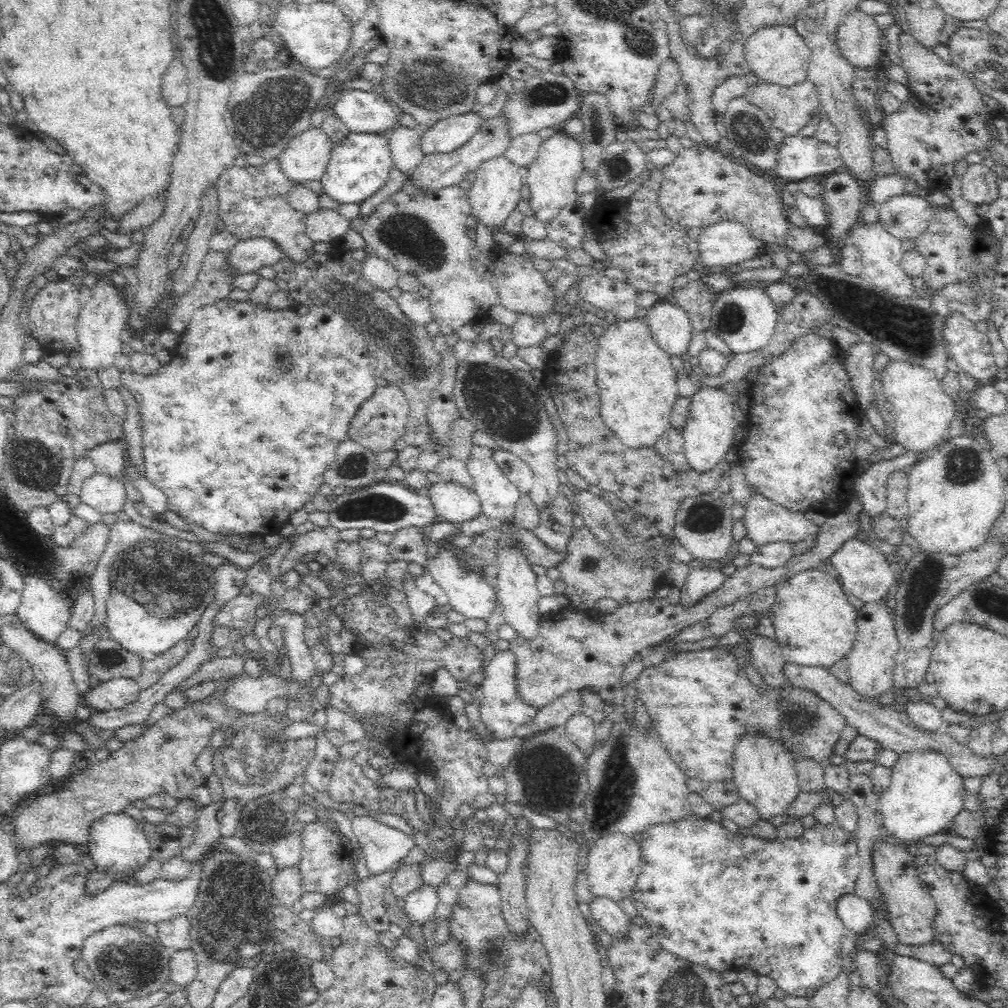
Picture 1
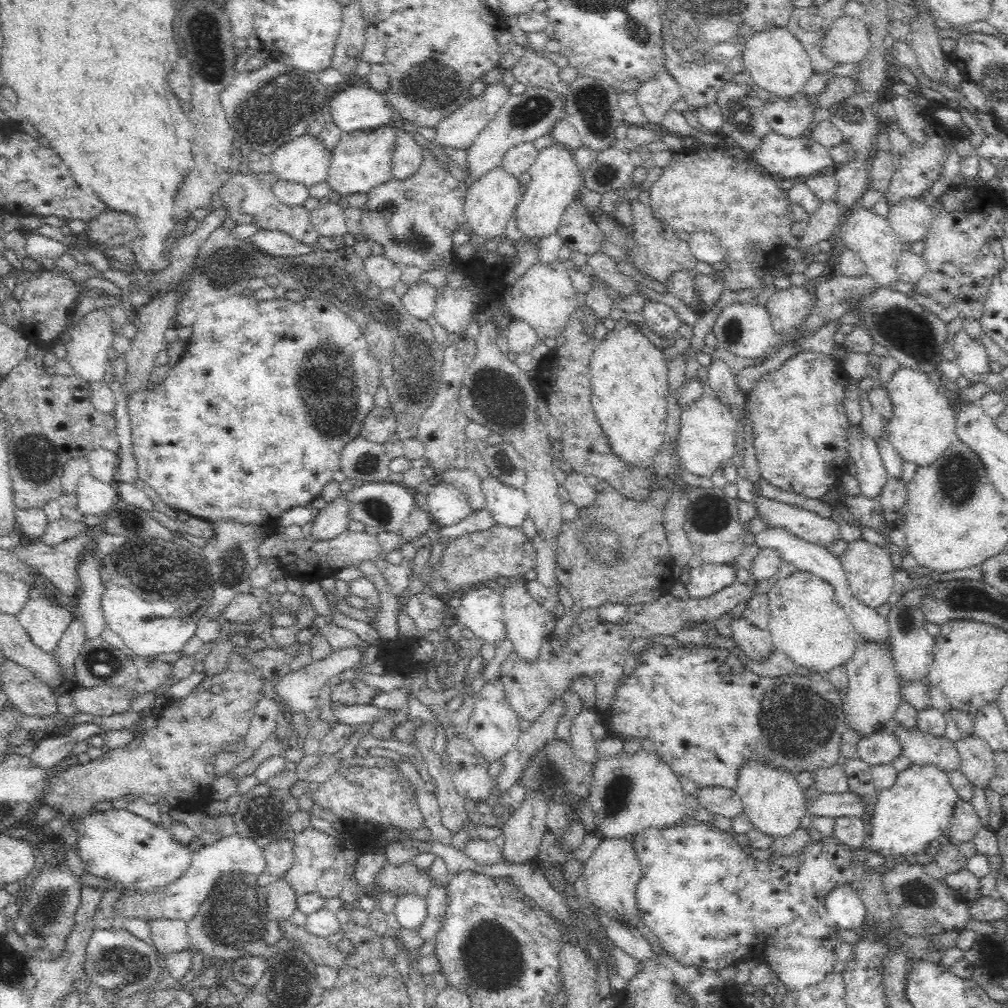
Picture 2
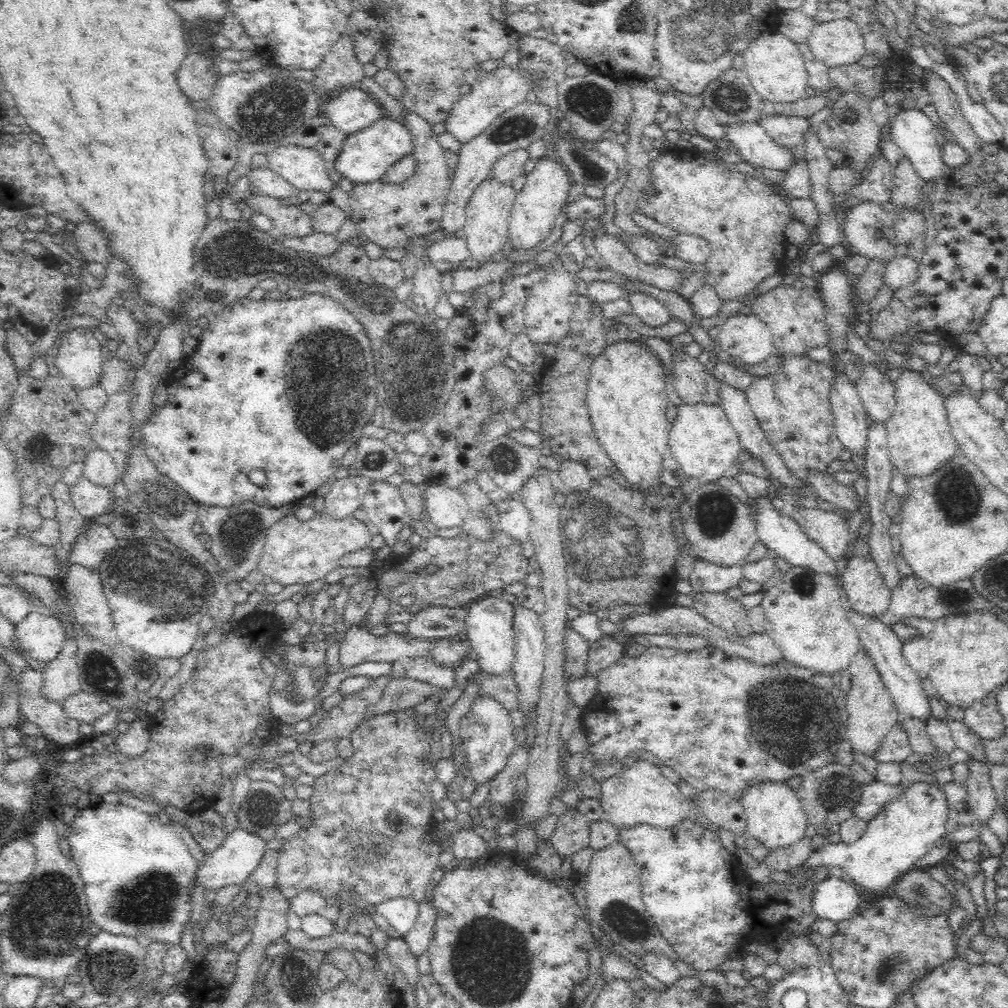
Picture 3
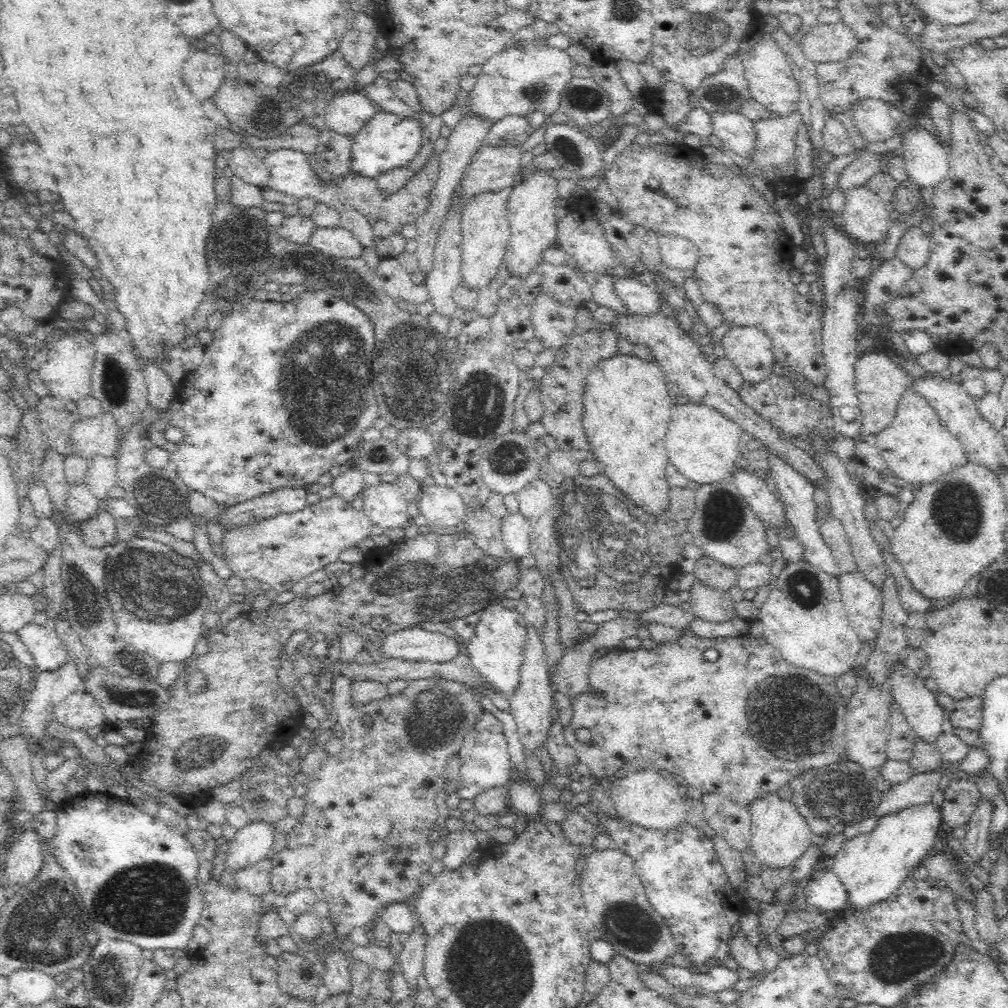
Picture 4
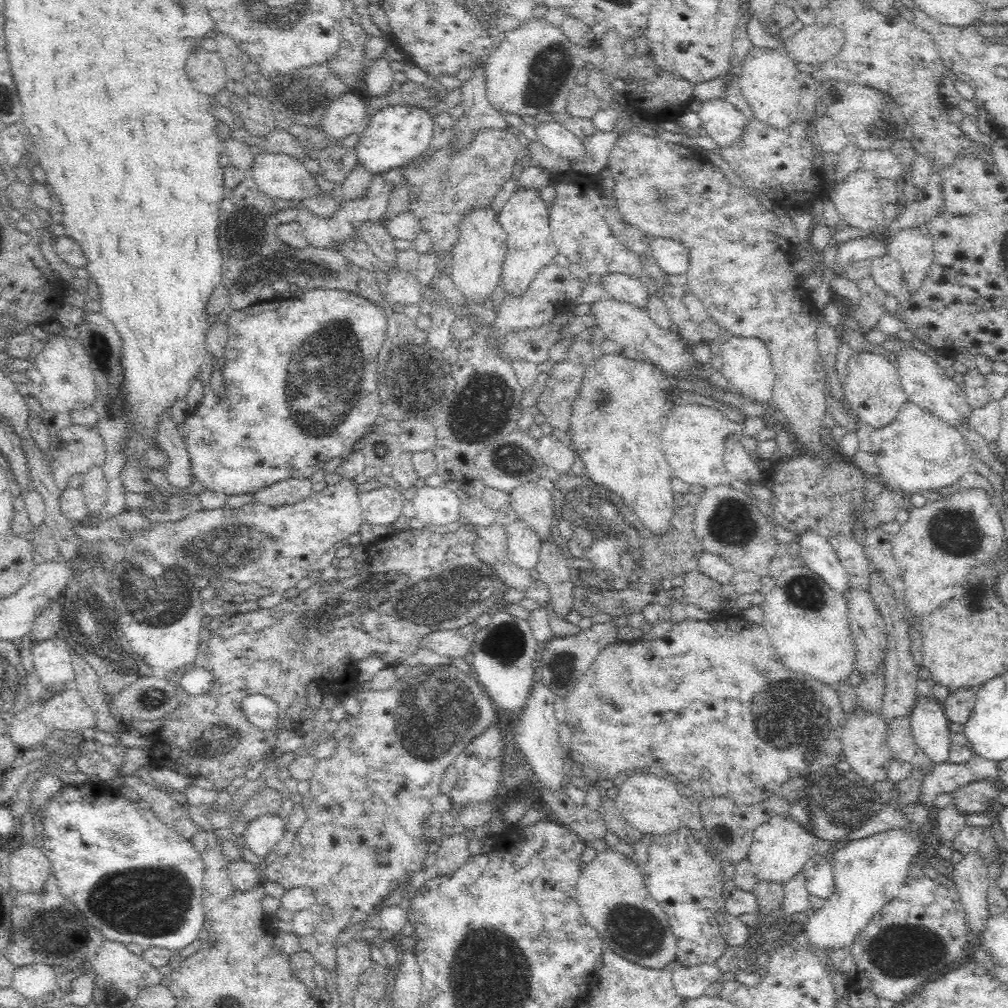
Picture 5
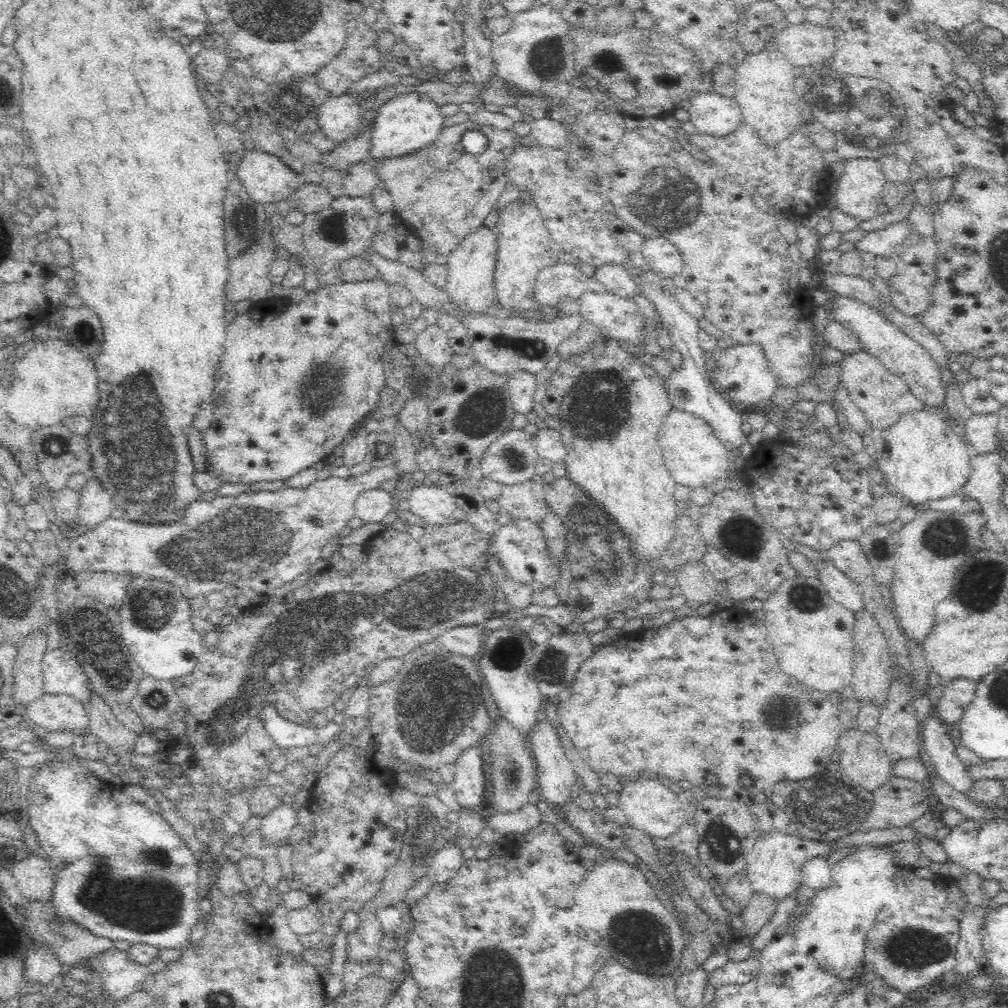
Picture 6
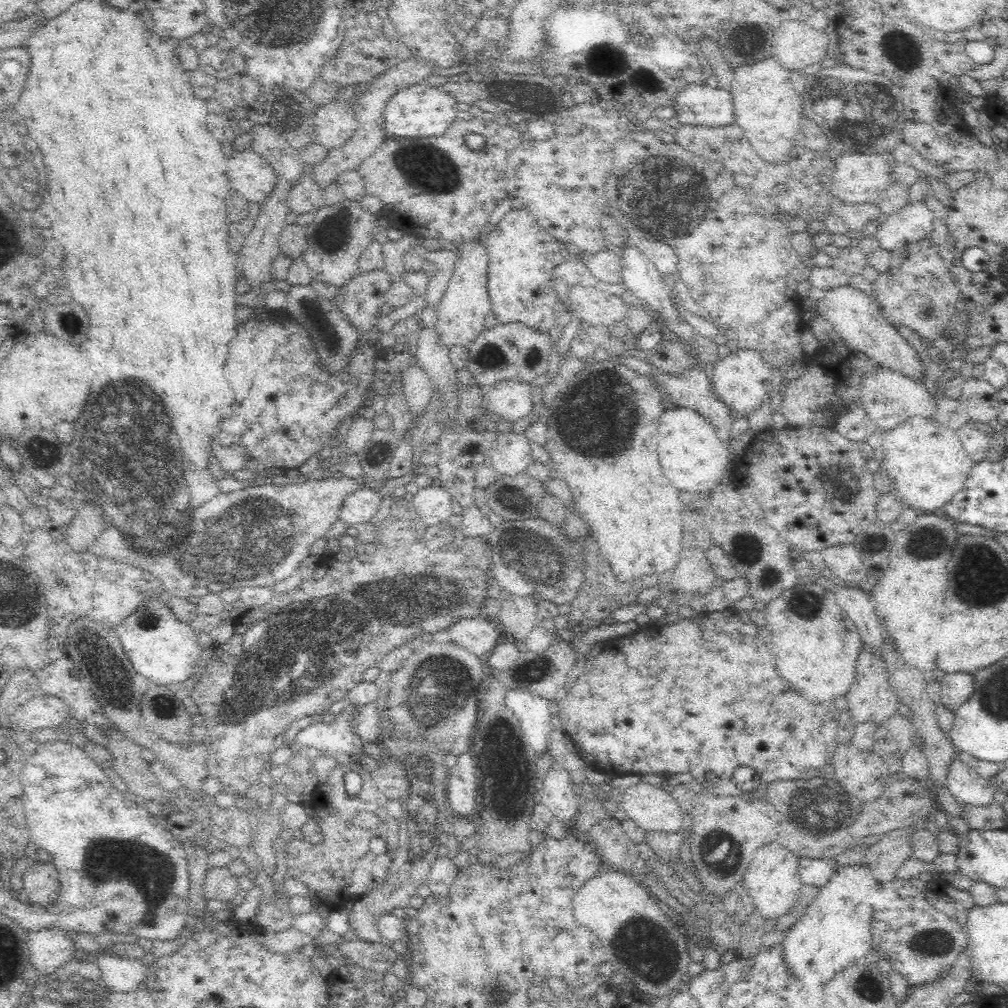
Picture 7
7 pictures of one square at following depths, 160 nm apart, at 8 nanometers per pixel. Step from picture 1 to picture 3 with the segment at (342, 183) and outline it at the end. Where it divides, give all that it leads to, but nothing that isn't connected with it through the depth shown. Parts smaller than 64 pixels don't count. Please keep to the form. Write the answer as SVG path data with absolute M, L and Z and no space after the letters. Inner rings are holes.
M383 116L362 130L353 132L344 141L335 160L335 168L353 184L380 181L385 172L401 158L412 155L414 143L410 131L396 117Z

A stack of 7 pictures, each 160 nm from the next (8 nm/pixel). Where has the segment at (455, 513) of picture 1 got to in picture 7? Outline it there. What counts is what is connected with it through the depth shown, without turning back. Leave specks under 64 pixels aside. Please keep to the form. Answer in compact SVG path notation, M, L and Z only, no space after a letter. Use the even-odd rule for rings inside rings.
M437 482L423 487L413 496L412 506L420 519L428 526L447 523L457 507L451 494Z

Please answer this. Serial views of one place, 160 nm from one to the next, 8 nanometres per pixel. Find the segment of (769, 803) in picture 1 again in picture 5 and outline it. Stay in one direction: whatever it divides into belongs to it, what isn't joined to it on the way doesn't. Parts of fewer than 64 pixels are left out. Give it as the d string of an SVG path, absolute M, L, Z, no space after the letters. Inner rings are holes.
M770 813L768 820L756 827L754 840L747 859L759 882L774 882L786 886L796 874L803 871L803 866L815 854L826 855L844 848L850 841L847 836L838 840L822 840L802 828L790 815Z

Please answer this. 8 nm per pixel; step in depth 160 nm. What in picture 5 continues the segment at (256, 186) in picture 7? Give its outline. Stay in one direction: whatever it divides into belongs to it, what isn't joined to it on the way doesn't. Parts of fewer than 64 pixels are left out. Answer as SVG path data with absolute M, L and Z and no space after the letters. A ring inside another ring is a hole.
M258 153L247 173L254 184L272 200L300 201L321 194L315 177L291 156Z

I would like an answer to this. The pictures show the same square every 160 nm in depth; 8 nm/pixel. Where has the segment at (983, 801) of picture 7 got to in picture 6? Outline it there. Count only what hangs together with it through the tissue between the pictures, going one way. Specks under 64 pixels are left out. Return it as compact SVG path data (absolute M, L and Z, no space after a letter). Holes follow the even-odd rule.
M934 711L926 717L922 740L938 776L950 787L968 796L976 780L969 775L967 766L958 759L955 751L957 741L948 735L948 727Z

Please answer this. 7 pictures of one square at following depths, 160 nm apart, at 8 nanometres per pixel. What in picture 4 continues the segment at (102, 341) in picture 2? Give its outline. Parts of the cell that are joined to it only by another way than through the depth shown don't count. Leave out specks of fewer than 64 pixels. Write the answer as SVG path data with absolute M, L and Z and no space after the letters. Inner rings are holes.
M78 331L75 334L64 334L54 342L49 342L47 359L37 370L38 378L50 396L77 404L91 396L92 362L94 362L94 347L88 334Z

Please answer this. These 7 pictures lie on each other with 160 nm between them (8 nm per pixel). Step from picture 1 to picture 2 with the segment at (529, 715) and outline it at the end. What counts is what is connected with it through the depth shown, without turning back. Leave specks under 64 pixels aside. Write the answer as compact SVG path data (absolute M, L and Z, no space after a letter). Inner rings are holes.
M497 678L493 682L486 683L482 690L475 695L473 710L468 723L464 726L464 732L490 766L493 762L502 760L503 756L515 747L516 741L521 735L519 719L506 701L502 684Z

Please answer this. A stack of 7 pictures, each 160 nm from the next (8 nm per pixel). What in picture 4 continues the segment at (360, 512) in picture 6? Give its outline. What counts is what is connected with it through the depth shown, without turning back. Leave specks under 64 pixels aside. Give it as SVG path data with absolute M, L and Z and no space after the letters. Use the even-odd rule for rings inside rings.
M379 483L376 486L365 487L363 490L363 511L371 520L371 524L376 524L386 529L400 528L405 526L410 520L407 513L408 502L403 497L401 490L394 483Z

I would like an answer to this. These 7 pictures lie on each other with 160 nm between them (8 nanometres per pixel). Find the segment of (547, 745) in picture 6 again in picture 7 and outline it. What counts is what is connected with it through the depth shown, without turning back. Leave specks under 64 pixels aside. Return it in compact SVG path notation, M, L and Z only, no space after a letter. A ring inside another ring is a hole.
M554 763L551 770L542 776L541 805L552 813L554 819L572 829L573 818L578 812L578 793L570 785L570 775Z

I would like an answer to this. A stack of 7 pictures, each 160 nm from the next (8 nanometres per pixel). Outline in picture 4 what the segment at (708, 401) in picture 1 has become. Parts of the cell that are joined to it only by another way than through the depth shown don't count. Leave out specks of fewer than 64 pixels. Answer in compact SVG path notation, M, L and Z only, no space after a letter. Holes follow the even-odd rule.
M693 403L675 405L664 445L670 464L686 479L698 485L730 480L732 468L739 459L739 443L744 436L738 424L714 408Z

